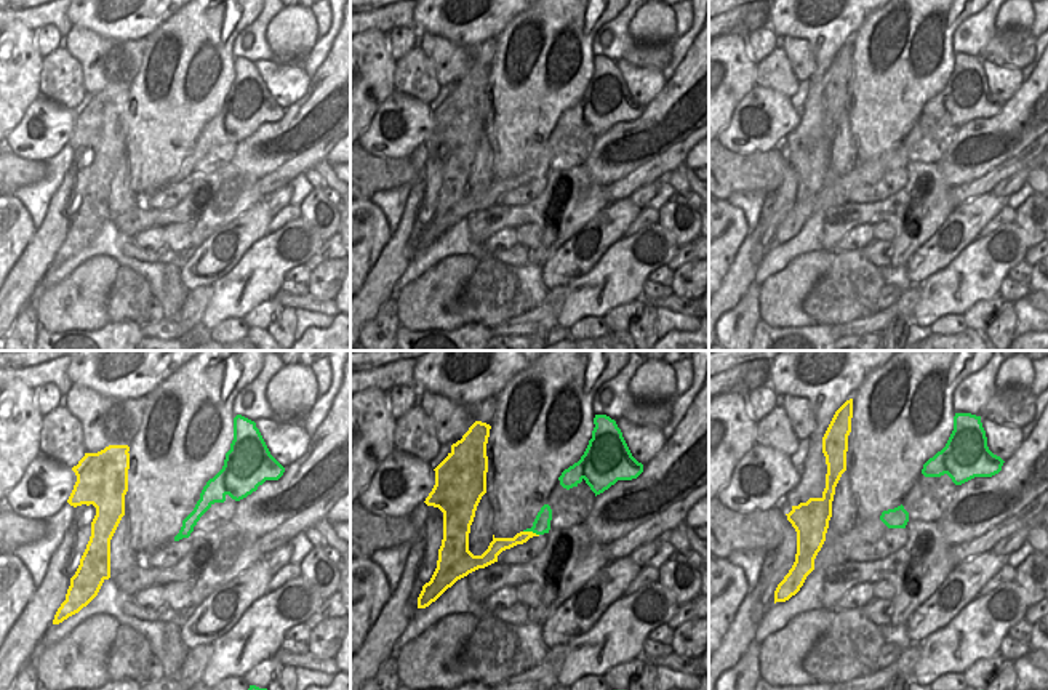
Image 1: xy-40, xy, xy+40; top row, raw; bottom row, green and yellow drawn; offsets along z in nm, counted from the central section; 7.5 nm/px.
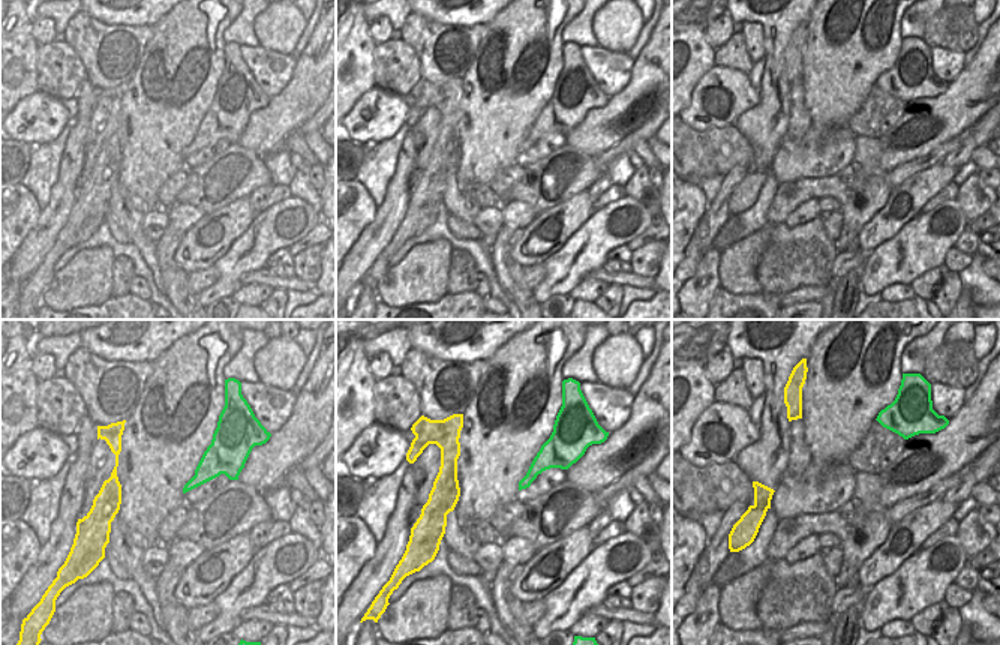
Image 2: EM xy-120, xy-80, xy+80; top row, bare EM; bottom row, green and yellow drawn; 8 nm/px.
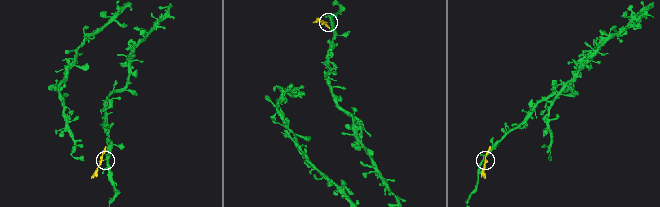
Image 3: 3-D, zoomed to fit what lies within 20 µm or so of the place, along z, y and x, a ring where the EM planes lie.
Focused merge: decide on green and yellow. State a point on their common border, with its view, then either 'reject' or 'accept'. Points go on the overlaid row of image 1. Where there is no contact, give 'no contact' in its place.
meets green in xy at (532, 530); reject

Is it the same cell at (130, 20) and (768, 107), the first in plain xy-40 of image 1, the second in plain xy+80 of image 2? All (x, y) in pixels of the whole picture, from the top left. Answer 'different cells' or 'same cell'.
same cell

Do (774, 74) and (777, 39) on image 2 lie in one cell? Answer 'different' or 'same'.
same

